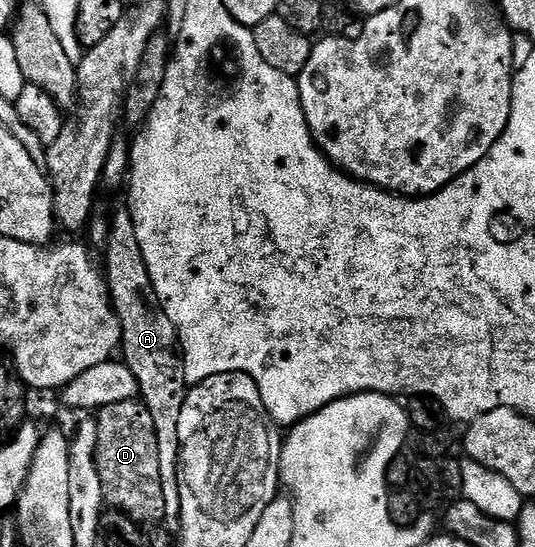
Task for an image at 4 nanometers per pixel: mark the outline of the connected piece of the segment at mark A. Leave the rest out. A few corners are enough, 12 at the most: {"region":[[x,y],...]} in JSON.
{"region":[[108,223],[119,354],[155,420],[164,521],[181,524],[179,420],[191,383],[137,225]]}

